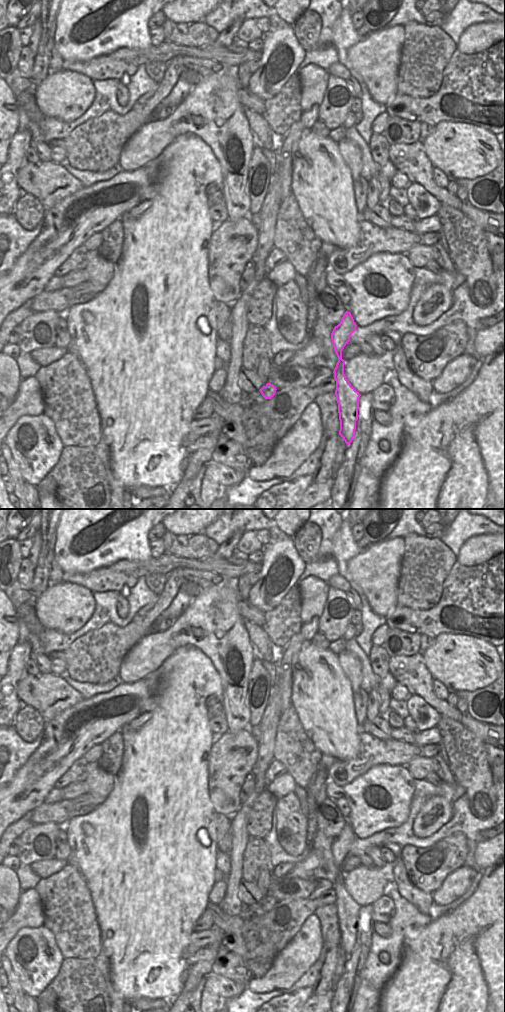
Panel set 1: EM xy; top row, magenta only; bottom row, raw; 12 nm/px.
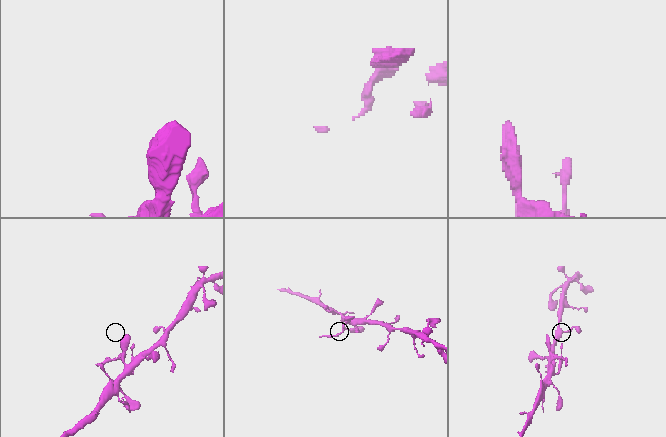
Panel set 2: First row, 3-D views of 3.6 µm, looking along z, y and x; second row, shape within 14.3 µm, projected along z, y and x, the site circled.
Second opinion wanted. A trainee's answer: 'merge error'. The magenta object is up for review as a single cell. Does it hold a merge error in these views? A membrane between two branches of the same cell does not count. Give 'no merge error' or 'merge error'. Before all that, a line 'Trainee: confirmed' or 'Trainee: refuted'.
Trainee: confirmed
merge error

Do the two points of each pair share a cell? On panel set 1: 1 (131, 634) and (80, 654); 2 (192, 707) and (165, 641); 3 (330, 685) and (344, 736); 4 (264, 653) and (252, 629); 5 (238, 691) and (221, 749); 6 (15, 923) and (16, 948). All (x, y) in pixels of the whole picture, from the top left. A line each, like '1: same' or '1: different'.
1: different
2: different
3: same
4: same
5: different
6: different

